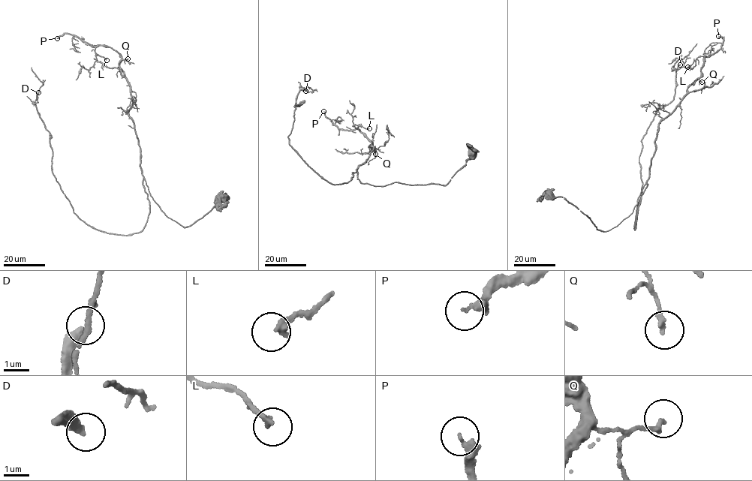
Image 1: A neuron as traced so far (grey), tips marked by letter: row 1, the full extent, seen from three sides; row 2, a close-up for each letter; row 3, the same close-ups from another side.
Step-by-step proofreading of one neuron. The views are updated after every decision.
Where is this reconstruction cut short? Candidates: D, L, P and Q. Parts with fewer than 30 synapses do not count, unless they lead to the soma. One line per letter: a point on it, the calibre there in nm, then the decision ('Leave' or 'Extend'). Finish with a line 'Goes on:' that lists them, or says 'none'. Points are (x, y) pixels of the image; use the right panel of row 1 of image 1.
D: Place: (680, 64). Thickness 400 nm. Extend
L: Place: (687, 67). Thickness 220 nm. Leave
P: Place: (718, 36). Thickness 280 nm. Leave
Q: Place: (702, 82). Thickness 170 nm. Leave
Goes on: D

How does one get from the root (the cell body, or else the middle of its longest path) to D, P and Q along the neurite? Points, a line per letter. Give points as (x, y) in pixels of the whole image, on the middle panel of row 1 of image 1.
D: (473, 154), (446, 184), (376, 186), (360, 183), (356, 171), (333, 184), (290, 145), (296, 99), (305, 91)
P: (473, 154), (446, 184), (361, 183), (356, 169), (375, 150), (371, 142), (357, 129), (338, 128), (323, 111)
Q: (473, 154), (446, 184), (360, 183), (356, 169), (369, 157), (371, 147), (375, 150), (372, 144), (375, 154)

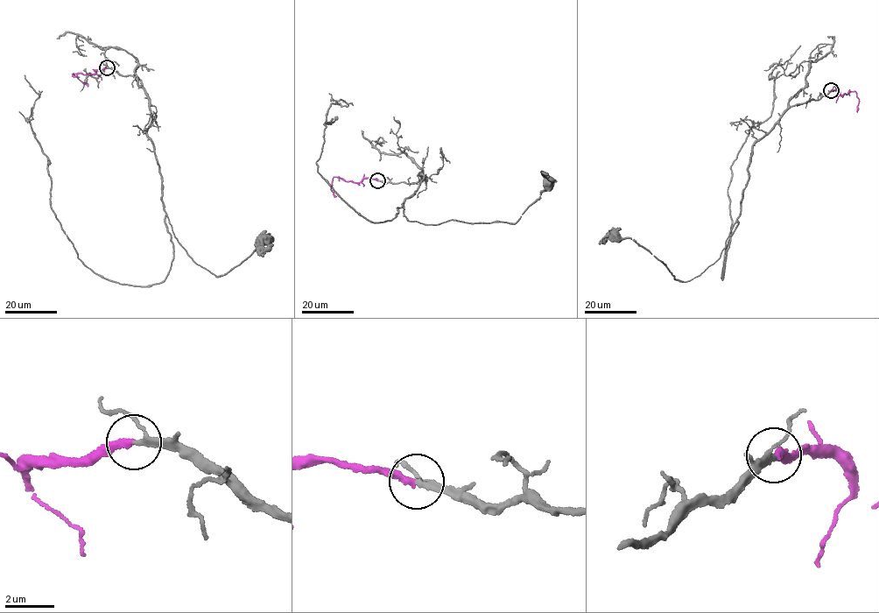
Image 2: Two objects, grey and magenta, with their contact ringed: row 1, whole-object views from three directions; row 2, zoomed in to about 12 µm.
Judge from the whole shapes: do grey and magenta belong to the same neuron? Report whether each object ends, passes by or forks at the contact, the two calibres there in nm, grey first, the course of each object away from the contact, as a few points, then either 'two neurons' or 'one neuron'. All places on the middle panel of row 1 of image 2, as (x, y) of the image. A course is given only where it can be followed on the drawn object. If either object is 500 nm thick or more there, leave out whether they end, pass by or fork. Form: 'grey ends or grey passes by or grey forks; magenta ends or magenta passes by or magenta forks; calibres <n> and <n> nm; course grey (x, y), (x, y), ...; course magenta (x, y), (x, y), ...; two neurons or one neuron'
grey passes by; magenta ends; calibres 190 and 280 nm; course grey (377, 180), (413, 184), (425, 179), (423, 174), (401, 204), (404, 215), (435, 225), (515, 222), (550, 184); course magenta (377, 180), (366, 178), (355, 183), (334, 177), (331, 190), (335, 197); one neuron

